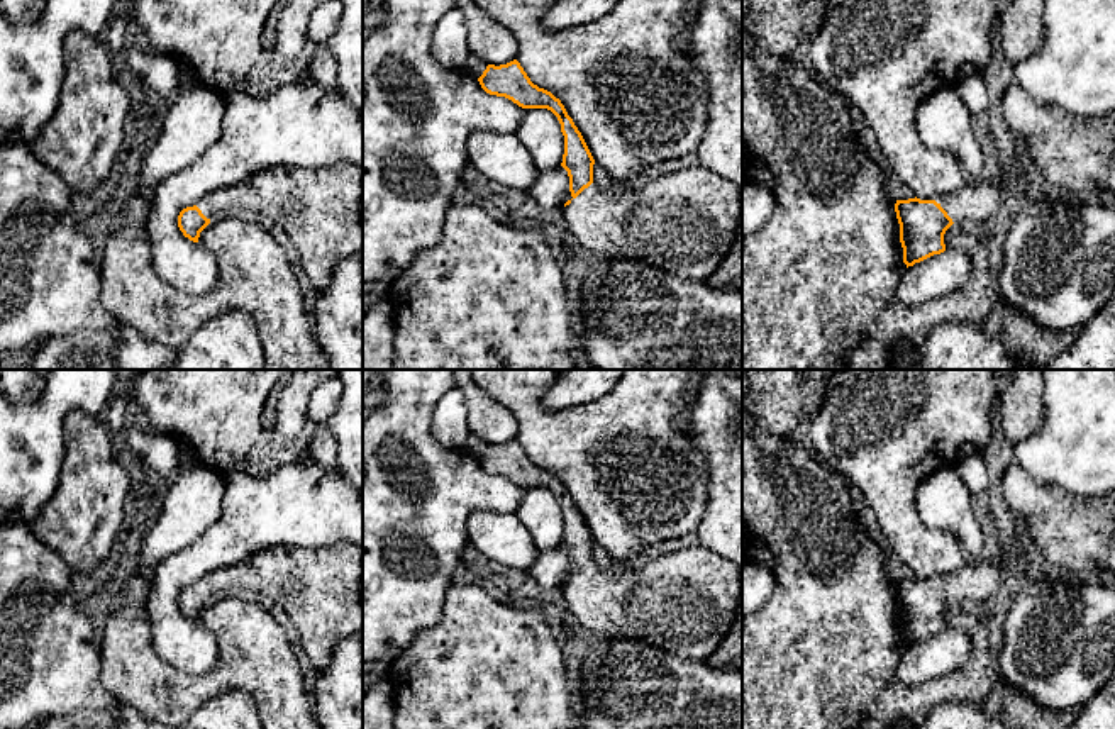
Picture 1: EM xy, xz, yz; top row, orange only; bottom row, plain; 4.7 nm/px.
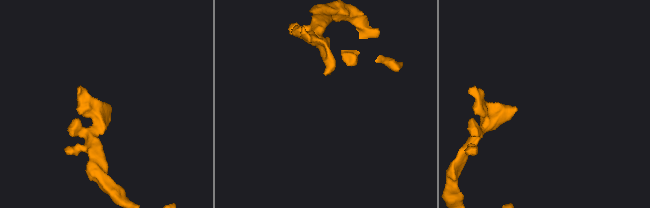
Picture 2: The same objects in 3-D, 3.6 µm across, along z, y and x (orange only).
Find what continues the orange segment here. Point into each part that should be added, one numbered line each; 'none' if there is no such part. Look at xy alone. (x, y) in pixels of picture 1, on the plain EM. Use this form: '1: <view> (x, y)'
1: xy (321, 590)

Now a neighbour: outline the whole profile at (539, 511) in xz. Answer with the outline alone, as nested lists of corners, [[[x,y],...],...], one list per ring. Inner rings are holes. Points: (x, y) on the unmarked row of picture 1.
[[[529,488],[515,510],[539,551],[561,546],[564,515],[558,497],[547,488]]]

